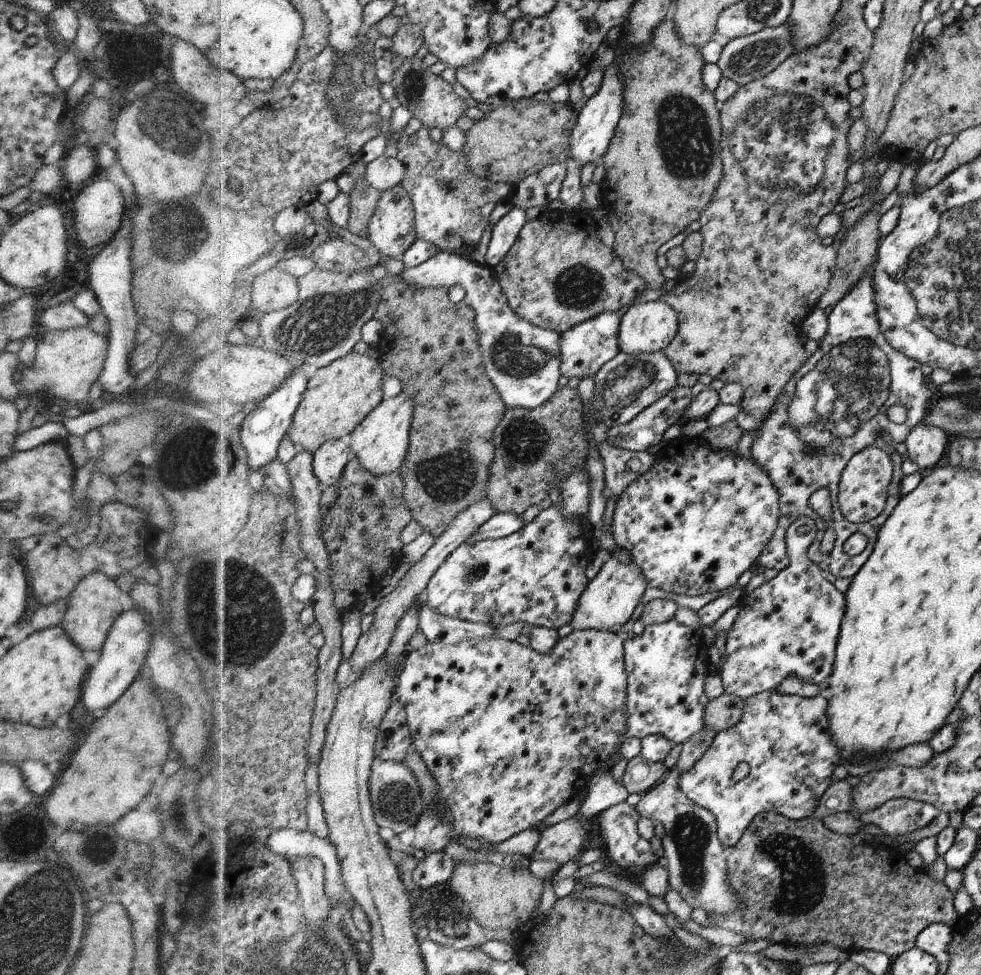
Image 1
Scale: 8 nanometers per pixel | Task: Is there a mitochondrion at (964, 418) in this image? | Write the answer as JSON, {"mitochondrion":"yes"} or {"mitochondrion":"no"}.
{"mitochondrion":"yes"}

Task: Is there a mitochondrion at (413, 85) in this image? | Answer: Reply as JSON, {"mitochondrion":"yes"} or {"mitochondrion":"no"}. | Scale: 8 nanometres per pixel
{"mitochondrion":"yes"}

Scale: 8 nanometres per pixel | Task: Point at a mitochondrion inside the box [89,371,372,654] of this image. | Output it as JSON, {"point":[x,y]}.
{"point":[206,454]}

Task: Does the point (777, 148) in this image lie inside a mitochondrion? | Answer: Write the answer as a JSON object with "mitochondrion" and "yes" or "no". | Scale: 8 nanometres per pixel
{"mitochondrion":"yes"}

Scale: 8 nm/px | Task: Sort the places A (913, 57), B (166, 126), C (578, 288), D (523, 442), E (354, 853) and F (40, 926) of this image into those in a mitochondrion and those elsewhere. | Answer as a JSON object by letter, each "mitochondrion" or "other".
{"A":"other","B":"mitochondrion","C":"mitochondrion","D":"mitochondrion","E":"other","F":"mitochondrion"}

